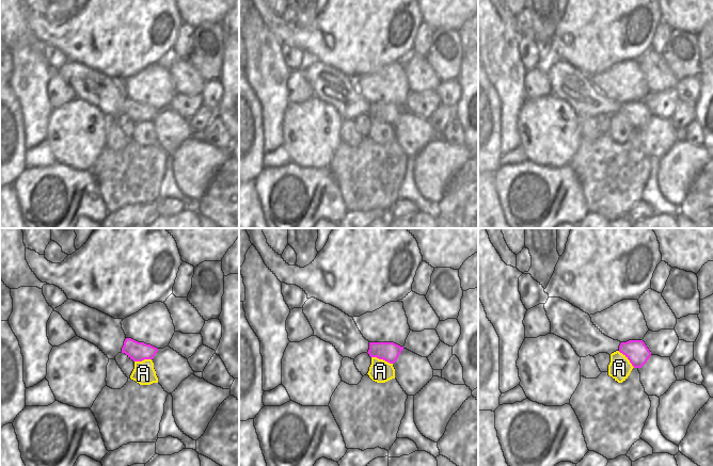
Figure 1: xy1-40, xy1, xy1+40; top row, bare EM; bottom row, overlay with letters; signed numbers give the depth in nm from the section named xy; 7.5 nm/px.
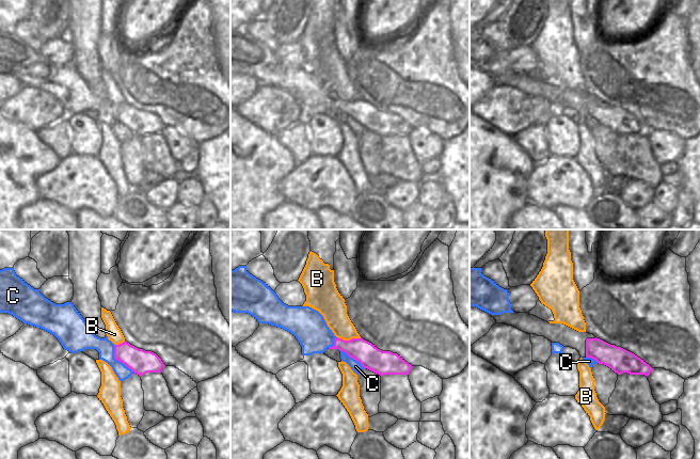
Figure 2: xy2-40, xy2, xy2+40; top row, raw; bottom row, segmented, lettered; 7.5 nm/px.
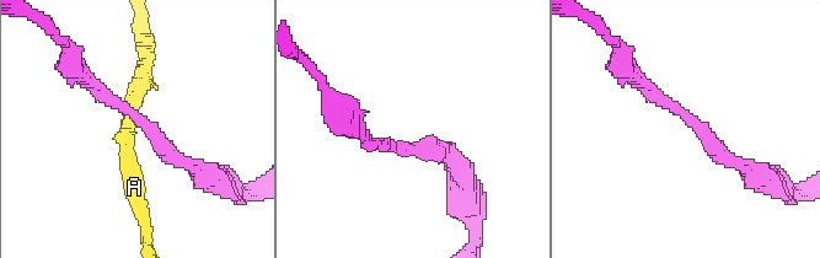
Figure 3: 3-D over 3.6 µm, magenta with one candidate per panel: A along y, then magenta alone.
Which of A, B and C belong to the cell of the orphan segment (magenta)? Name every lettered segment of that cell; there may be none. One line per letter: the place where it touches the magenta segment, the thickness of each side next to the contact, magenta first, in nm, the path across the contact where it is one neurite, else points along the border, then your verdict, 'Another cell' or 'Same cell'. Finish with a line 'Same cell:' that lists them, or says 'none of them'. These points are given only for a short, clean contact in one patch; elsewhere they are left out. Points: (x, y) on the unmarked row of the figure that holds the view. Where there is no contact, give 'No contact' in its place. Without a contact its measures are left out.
A: Touches magenta at xy1 (382, 119). Thickness 140 nm (magenta) against 170 nm. Boundary: xy1 (371, 117), (382, 119), (392, 125). Another cell
B: Touches magenta at xy2 (350, 100). Thickness 170 nm (magenta) against 190 nm. Another cell
C: Touches magenta at xy2-40 (117, 121). Thickness 190 nm (magenta) against 130 nm. Path across: xy2-40 (141, 123), (136, 121), (117, 121), (106, 109). Same cell
Same cell: C

